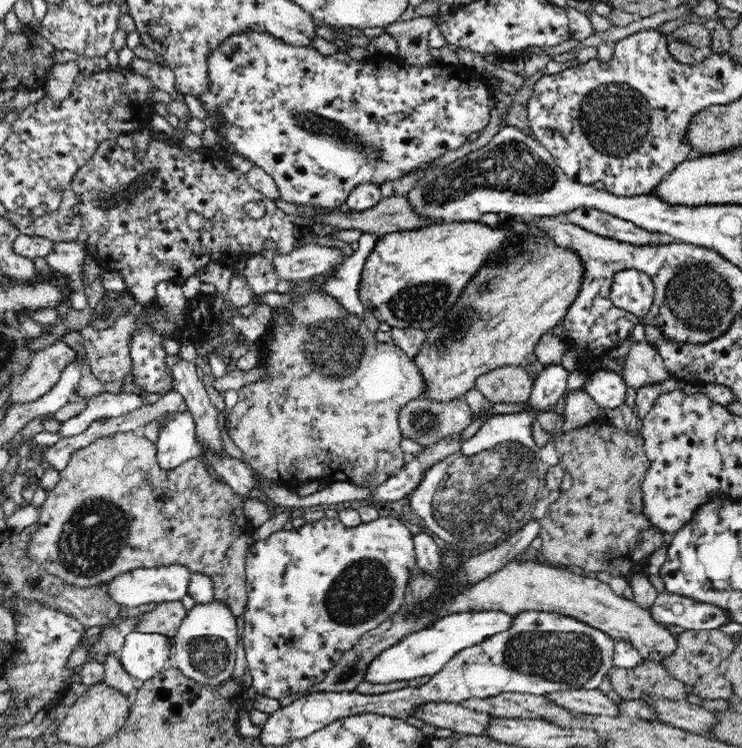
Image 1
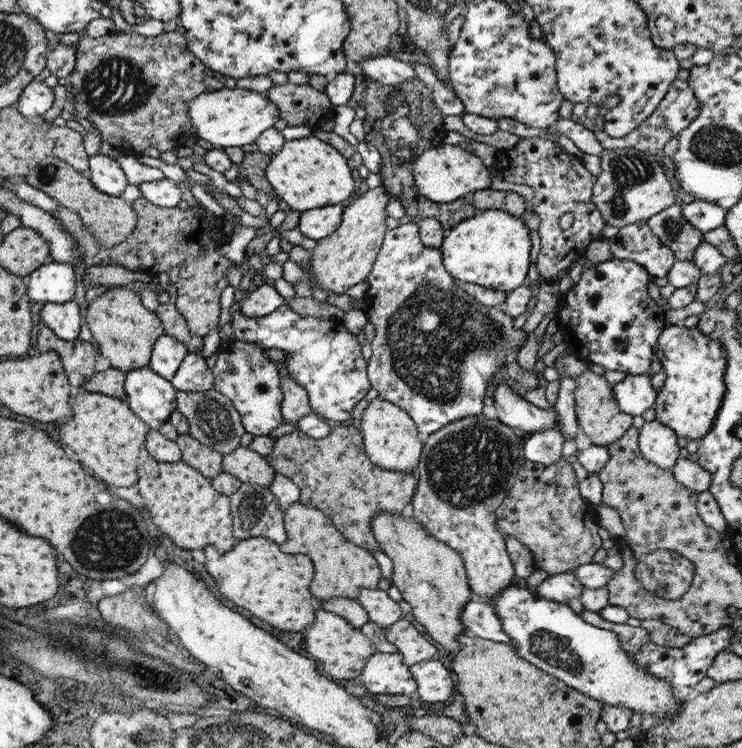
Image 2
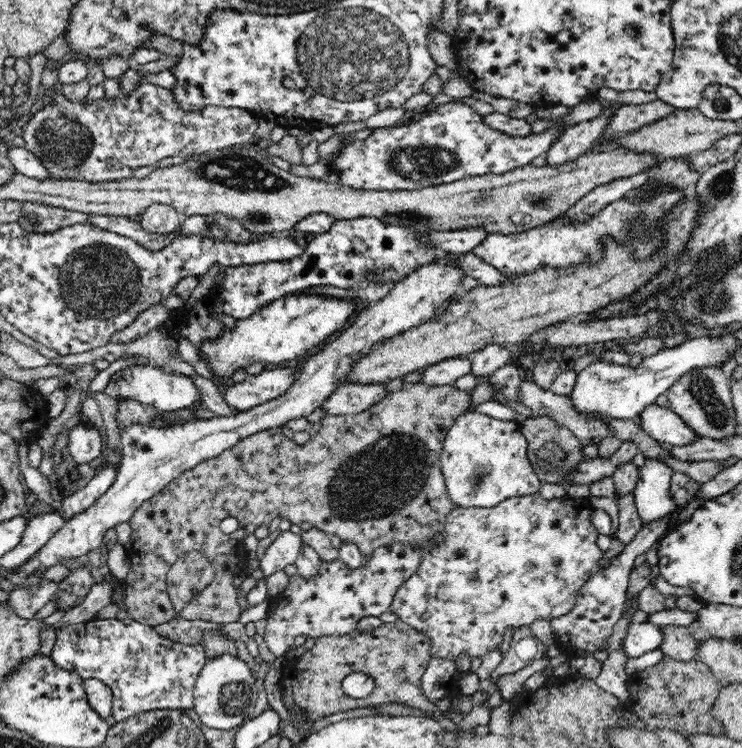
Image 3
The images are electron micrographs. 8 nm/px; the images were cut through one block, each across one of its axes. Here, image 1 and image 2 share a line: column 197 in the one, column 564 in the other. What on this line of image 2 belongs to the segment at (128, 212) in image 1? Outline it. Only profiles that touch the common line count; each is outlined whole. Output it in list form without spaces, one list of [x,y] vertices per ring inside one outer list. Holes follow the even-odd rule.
[[[541,135],[520,139],[509,150],[498,150],[493,167],[505,182],[525,184],[533,190],[532,205],[539,218],[537,272],[543,281],[557,281],[561,274],[568,272],[573,262],[585,255],[586,246],[601,237],[604,223],[591,202],[591,187],[596,176],[587,172],[580,158],[567,154],[555,141]],[[564,212],[571,212],[573,218],[568,230],[561,230],[558,226],[558,218]]]

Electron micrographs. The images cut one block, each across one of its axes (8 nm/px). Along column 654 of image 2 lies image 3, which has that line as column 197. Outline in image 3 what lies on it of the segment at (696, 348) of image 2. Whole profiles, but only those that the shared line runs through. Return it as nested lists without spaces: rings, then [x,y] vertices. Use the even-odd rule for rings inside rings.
[[[120,398],[118,400],[118,410],[116,410],[116,424],[120,430],[132,425],[181,425],[198,420],[196,411],[202,403],[202,401],[196,400],[192,406],[176,410],[174,413],[158,410],[133,398]],[[159,421],[161,421],[161,424],[158,424]]]

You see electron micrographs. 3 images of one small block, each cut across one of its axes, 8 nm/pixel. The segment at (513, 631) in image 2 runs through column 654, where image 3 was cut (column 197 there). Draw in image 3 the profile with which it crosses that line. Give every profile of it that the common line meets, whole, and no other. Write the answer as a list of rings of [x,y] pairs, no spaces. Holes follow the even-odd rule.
[[[223,654],[208,659],[204,668],[199,672],[193,688],[193,709],[208,728],[230,730],[244,723],[245,718],[254,712],[258,696],[255,687],[256,679],[250,668],[240,657]]]

